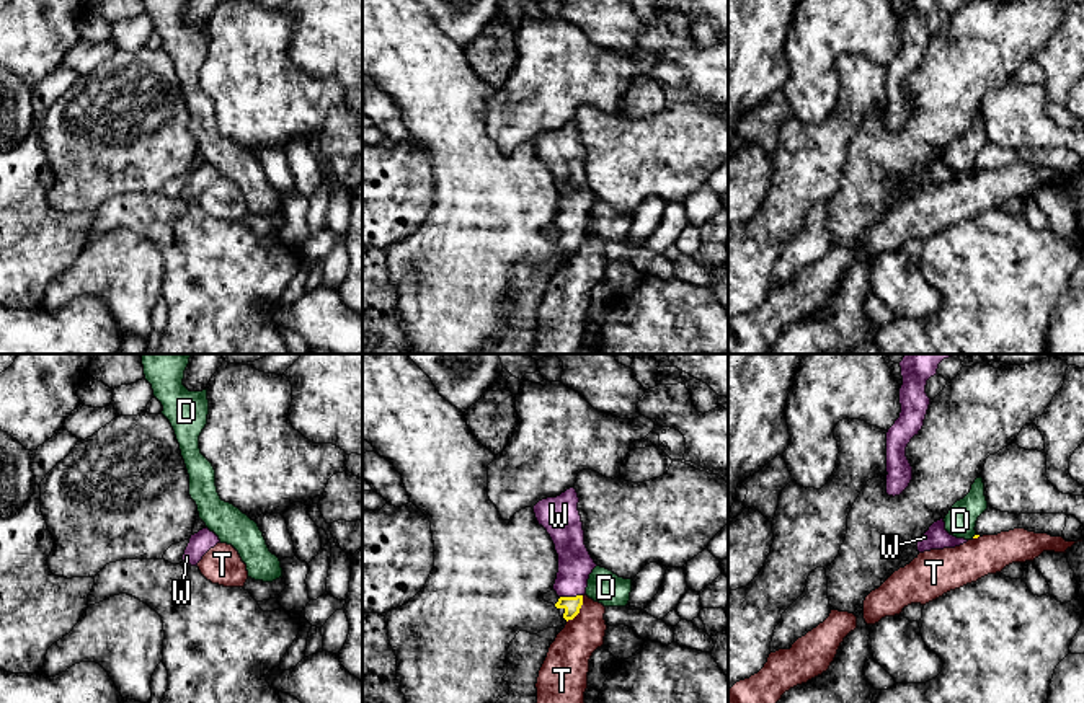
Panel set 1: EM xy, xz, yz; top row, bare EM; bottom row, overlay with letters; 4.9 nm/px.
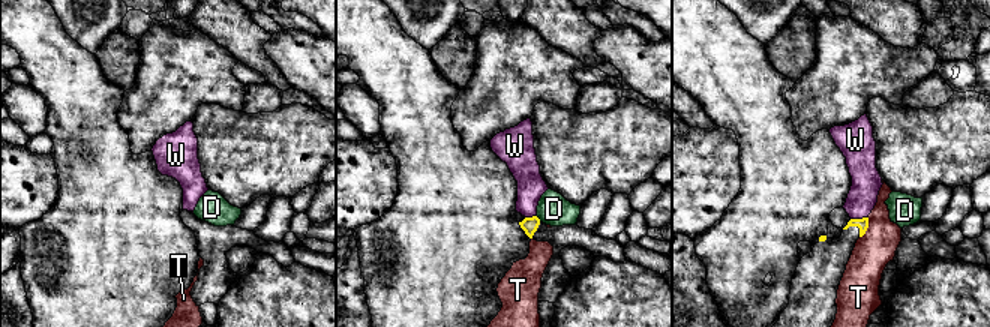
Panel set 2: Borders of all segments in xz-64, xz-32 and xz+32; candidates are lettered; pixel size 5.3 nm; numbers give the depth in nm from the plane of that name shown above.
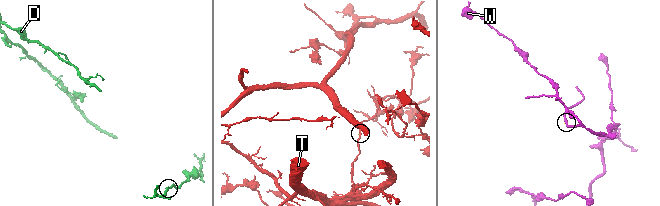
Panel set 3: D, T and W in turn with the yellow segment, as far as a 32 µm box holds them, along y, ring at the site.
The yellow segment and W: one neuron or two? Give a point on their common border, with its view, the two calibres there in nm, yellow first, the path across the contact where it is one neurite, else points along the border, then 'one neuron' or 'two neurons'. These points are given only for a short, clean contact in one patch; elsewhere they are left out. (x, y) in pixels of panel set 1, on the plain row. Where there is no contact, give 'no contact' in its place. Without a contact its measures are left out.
meets yellow in xz at (570, 232); 90 nm thick on the yellow side, 170 nm on the other; one neuron

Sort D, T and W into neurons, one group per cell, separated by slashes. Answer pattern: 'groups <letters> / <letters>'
groups D / T / W

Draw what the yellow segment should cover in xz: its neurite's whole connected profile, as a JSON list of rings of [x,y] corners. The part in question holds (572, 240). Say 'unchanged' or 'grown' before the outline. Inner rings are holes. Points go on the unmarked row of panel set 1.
grown; [[[570,122],[557,132],[539,135],[532,142],[539,160],[550,170],[558,189],[553,225],[560,233],[555,241],[566,256],[580,248],[589,209],[598,201],[584,179],[578,137],[576,124]]]

